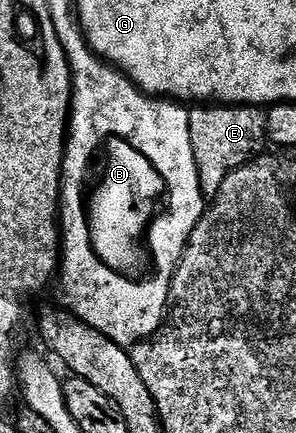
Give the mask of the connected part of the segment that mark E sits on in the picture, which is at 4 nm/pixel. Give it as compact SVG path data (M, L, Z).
M199 103L189 112L189 139L203 196L213 199L221 191L221 183L225 183L233 171L264 152L263 145L268 144L267 114L262 108L249 105Z

